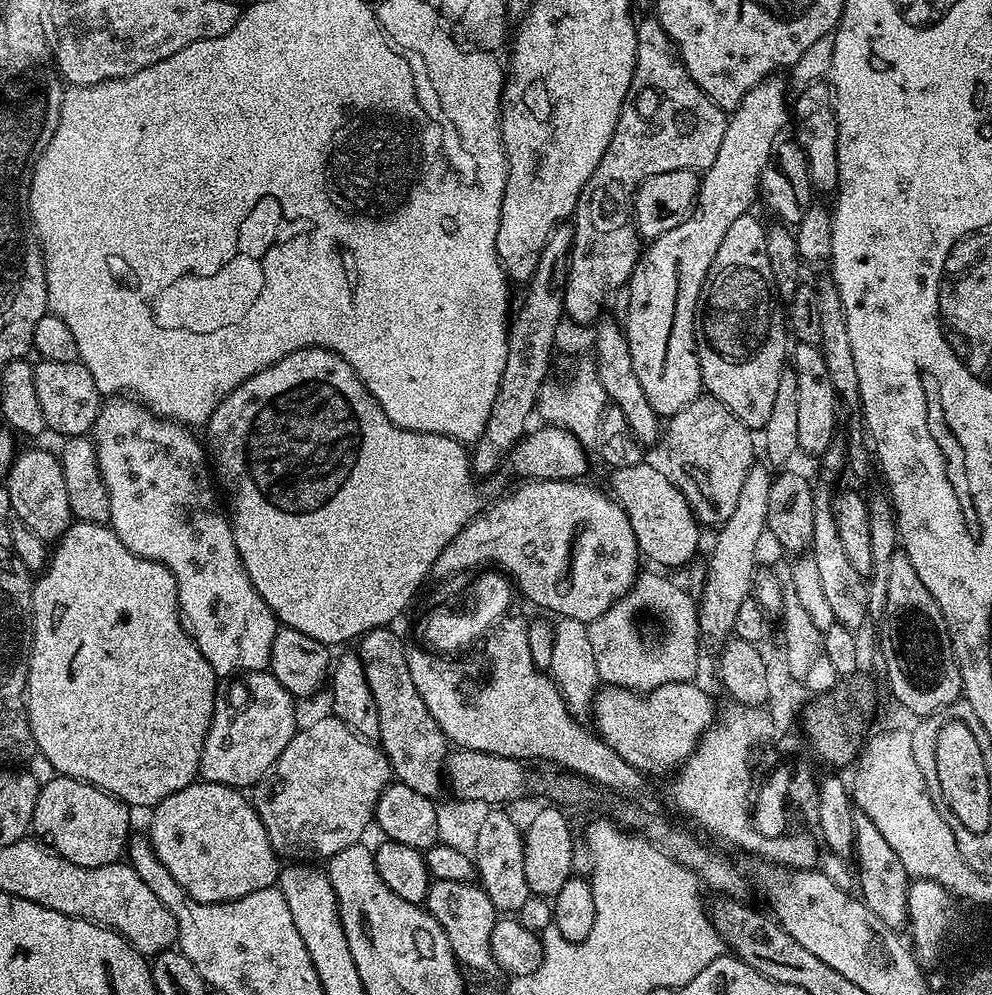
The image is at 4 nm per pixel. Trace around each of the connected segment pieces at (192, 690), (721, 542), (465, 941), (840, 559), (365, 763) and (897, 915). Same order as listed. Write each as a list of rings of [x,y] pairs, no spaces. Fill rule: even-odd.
[[[81,520],[69,524],[51,549],[47,568],[35,577],[32,585],[32,653],[28,659],[26,703],[37,753],[46,756],[57,774],[84,780],[87,784],[109,792],[111,796],[117,796],[133,809],[151,810],[162,802],[162,798],[190,786],[197,779],[202,746],[206,742],[206,734],[214,714],[217,683],[216,671],[210,666],[210,662],[206,662],[182,623],[174,573],[165,564],[147,560],[126,550],[118,534],[114,534],[108,524],[91,524]]]
[[[764,462],[753,463],[752,469],[746,474],[746,482],[742,482],[742,491],[738,494],[738,503],[734,505],[734,514],[719,525],[720,534],[716,538],[716,545],[712,548],[712,557],[708,560],[708,581],[704,584],[704,593],[698,596],[700,631],[705,637],[708,636],[717,642],[723,641],[733,631],[738,610],[742,602],[752,596],[752,579],[758,567],[756,561],[756,547],[760,539],[766,536],[767,511],[769,509],[770,488],[773,482],[773,473],[769,465]]]
[[[437,880],[429,887],[426,901],[428,913],[433,916],[452,940],[452,948],[461,965],[477,968],[480,972],[496,972],[497,965],[490,938],[498,919],[495,906],[476,882],[446,882]]]
[[[817,487],[813,494],[814,532],[810,547],[812,561],[818,566],[818,579],[822,582],[822,591],[830,611],[834,613],[836,623],[860,630],[868,614],[868,582],[854,565],[846,559],[846,549],[838,535],[838,522],[834,507],[834,492],[828,488]]]
[[[325,714],[309,728],[297,730],[276,765],[251,789],[250,799],[277,857],[288,862],[324,862],[338,850],[365,839],[364,831],[373,823],[376,804],[392,779],[392,765],[373,741],[347,728],[338,717]]]
[[[863,814],[854,815],[852,851],[854,861],[856,860],[856,868],[860,871],[861,893],[859,892],[859,895],[862,897],[864,904],[874,914],[878,914],[878,918],[883,920],[889,922],[907,921],[910,877],[906,866],[902,866],[898,854],[894,854],[890,842],[886,842],[886,838],[882,838],[882,834],[874,826],[874,822],[870,822],[870,818],[866,818]]]

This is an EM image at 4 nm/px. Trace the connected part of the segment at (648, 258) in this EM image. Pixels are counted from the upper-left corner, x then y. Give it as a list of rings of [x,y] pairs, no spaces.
[[[773,74],[746,94],[742,102],[728,116],[726,134],[722,134],[722,146],[718,146],[718,154],[709,168],[703,169],[698,180],[696,207],[686,219],[674,230],[666,230],[658,239],[651,241],[641,251],[640,259],[626,285],[628,292],[628,321],[622,327],[628,338],[630,358],[634,362],[634,374],[638,374],[638,383],[646,390],[646,398],[650,406],[661,418],[670,418],[678,414],[690,402],[702,395],[700,383],[700,363],[696,353],[696,314],[700,303],[700,291],[706,282],[706,274],[710,270],[710,262],[714,262],[714,254],[718,254],[718,246],[722,246],[722,238],[726,238],[726,230],[737,218],[749,215],[753,211],[752,203],[757,203],[758,189],[762,170],[770,158],[772,148],[778,143],[780,131],[790,124],[790,96],[786,91],[785,81]]]

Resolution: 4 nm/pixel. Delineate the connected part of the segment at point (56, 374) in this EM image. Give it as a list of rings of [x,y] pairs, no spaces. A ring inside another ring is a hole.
[[[40,360],[34,367],[34,387],[42,406],[44,423],[49,431],[56,431],[60,438],[88,436],[100,413],[102,397],[94,386],[94,374],[86,370],[79,360],[74,362],[50,362]]]

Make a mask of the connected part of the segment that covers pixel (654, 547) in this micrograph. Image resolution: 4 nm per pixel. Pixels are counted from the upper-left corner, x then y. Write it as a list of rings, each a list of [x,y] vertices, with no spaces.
[[[641,462],[632,467],[613,469],[609,475],[611,475],[609,489],[616,502],[624,509],[630,520],[630,526],[634,526],[634,538],[640,547],[641,557],[645,561],[653,560],[654,563],[661,564],[656,566],[664,570],[680,568],[683,564],[690,563],[696,547],[700,544],[702,528],[692,512],[691,505],[688,504],[688,496],[669,480],[667,471],[663,467],[656,468],[647,462]]]

